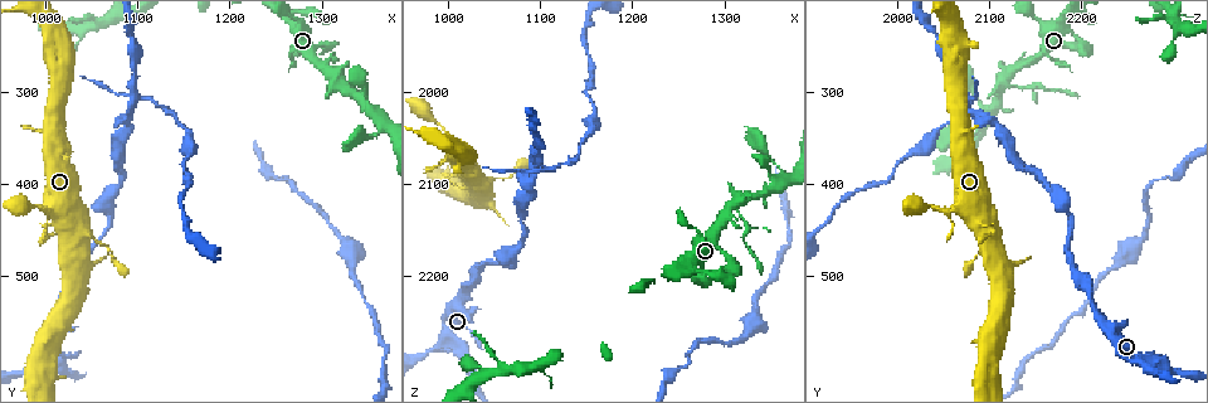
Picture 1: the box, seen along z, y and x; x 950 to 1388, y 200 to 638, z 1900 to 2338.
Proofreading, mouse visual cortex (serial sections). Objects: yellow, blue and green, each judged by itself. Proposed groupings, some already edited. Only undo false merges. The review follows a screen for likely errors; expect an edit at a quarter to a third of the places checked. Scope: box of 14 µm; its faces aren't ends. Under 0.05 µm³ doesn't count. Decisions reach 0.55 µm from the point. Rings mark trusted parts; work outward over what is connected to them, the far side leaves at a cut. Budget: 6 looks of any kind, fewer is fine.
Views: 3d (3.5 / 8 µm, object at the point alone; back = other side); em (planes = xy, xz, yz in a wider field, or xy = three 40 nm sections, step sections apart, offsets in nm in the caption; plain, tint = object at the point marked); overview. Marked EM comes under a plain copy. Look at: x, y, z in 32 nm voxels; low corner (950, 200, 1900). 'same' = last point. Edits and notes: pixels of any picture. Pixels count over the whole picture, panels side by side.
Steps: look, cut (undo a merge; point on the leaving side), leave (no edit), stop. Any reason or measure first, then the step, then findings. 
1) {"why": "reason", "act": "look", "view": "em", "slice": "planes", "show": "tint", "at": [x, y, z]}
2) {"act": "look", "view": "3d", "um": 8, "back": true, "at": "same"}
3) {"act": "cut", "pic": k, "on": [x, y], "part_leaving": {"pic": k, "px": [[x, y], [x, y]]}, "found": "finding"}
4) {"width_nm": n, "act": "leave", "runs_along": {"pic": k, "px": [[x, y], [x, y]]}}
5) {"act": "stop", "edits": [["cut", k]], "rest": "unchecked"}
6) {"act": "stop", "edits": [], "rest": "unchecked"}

{"act": "look", "view": "3d", "um": 3.5, "at": [1005, 425, 2065]}

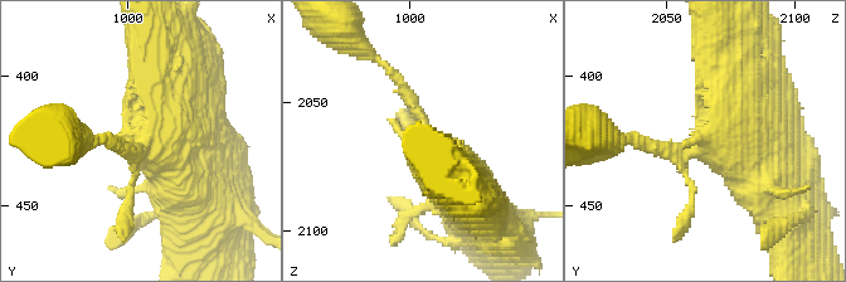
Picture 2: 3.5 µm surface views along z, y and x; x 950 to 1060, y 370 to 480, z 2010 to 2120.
{"act": "look", "view": "em", "slice": "xy", "step": 5, "show": "tint", "at": [1007, 426, 2066]}

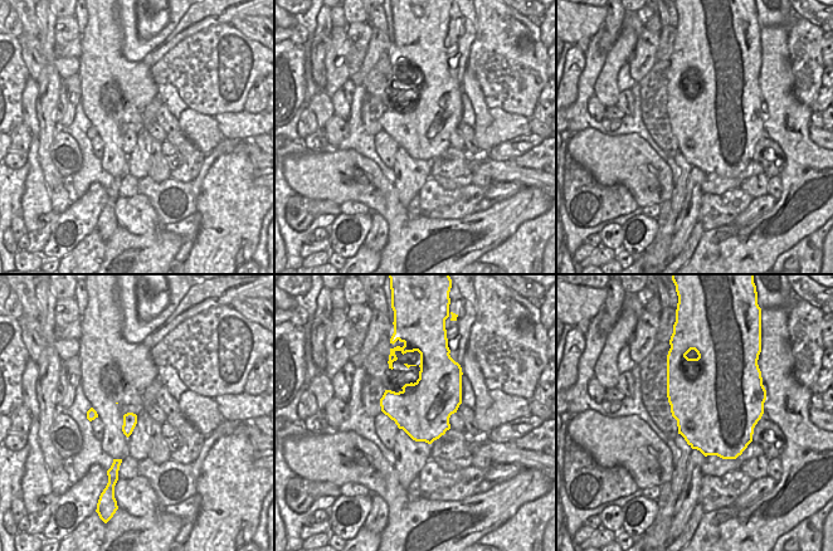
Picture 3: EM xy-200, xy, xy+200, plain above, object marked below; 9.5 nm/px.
{"act": "leave", "runs_along": {"pic": 2, "px": [[453, 171], [429, 155], [394, 74]]}, "found": "continuous, no second cell"}

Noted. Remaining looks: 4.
{"why": "three arms meet", "act": "look", "view": "3d", "um": 3.5, "at": [1095, 310, 2075]}

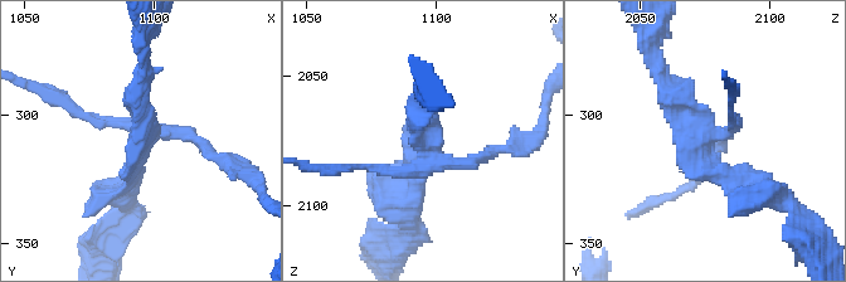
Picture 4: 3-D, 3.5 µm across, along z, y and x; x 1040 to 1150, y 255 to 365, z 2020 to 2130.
{"act": "look", "view": "em", "slice": "planes", "show": "tint", "at": [1094, 309, 2073]}

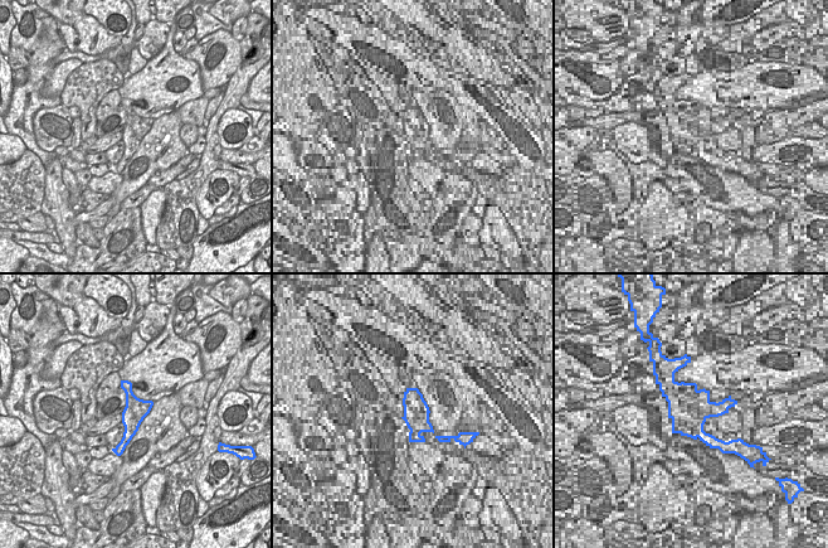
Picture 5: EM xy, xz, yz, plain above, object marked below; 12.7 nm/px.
{"width_nm": 300, "act": "cut", "pic": 4, "on": [91, 117], "part_leaving": {"pic": 4, "px": [[163, 134], [190, 134], [256, 180]]}, "found": "two cells meet here"}

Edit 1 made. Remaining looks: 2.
{"act": "stop", "edits": [["cut", 4]], "rest": "unchecked"}

